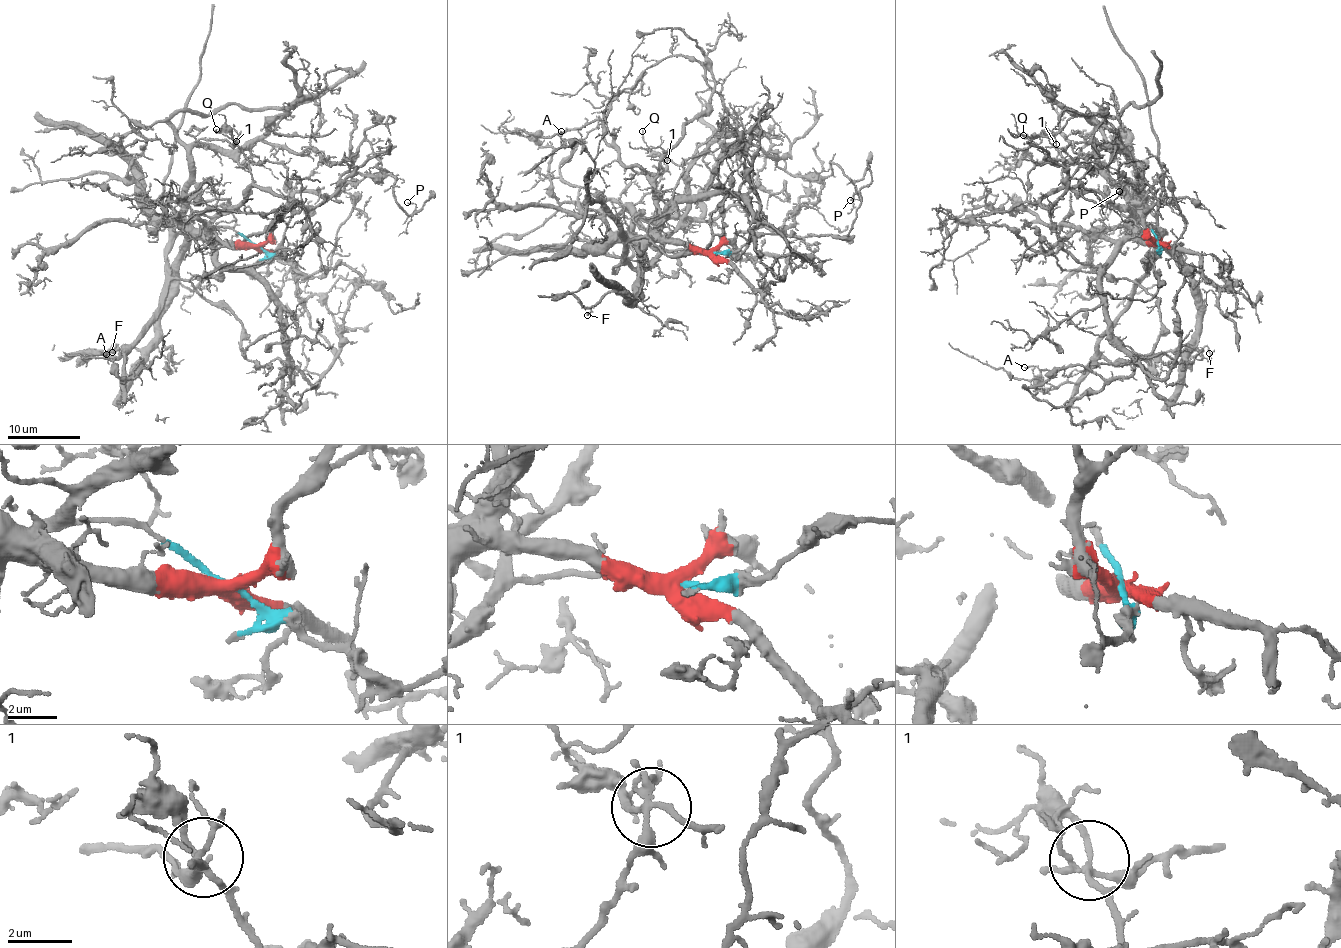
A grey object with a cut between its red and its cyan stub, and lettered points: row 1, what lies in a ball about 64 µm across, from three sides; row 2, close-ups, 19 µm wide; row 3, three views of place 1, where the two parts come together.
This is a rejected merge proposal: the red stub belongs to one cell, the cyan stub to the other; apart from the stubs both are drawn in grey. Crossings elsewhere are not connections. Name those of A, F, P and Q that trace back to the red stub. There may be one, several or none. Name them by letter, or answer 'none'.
F

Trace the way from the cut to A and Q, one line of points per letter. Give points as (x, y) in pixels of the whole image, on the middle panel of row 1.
A: (709, 252), (661, 251), (635, 268), (622, 232), (589, 196), (595, 162), (577, 140), (564, 146), (560, 130)
Q: (709, 252), (662, 249), (662, 242), (686, 209), (688, 165), (663, 161), (650, 150), (643, 130)

